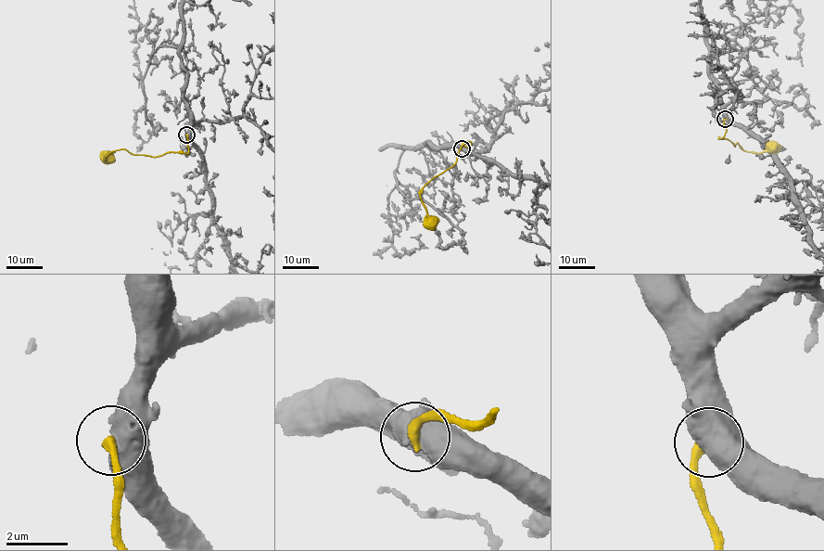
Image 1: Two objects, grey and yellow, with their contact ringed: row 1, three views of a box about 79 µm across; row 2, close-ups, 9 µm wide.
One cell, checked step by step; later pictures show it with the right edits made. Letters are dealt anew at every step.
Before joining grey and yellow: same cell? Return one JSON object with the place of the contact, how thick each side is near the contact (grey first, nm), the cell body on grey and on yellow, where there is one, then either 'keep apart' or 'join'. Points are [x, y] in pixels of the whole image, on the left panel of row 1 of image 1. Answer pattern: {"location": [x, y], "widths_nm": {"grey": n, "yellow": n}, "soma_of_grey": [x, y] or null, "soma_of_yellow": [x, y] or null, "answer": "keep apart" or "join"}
{"location": [186, 134], "widths_nm": {"grey": 600, "yellow": 340}, "soma_of_grey": null, "soma_of_yellow": [107, 157], "answer": "keep apart"}

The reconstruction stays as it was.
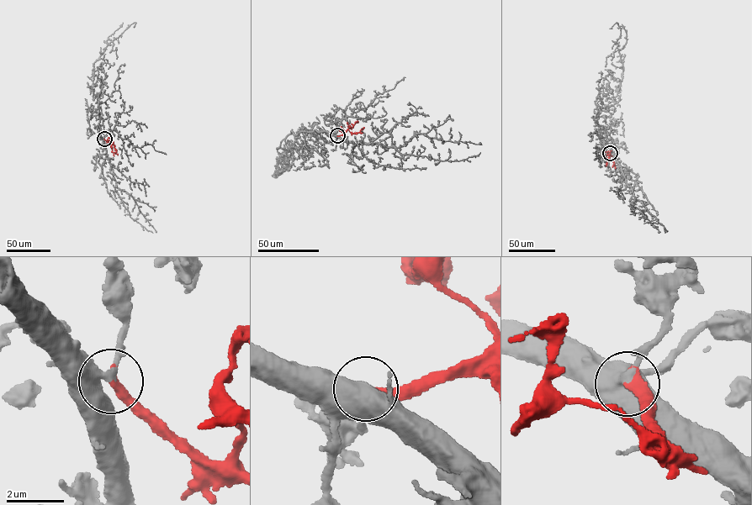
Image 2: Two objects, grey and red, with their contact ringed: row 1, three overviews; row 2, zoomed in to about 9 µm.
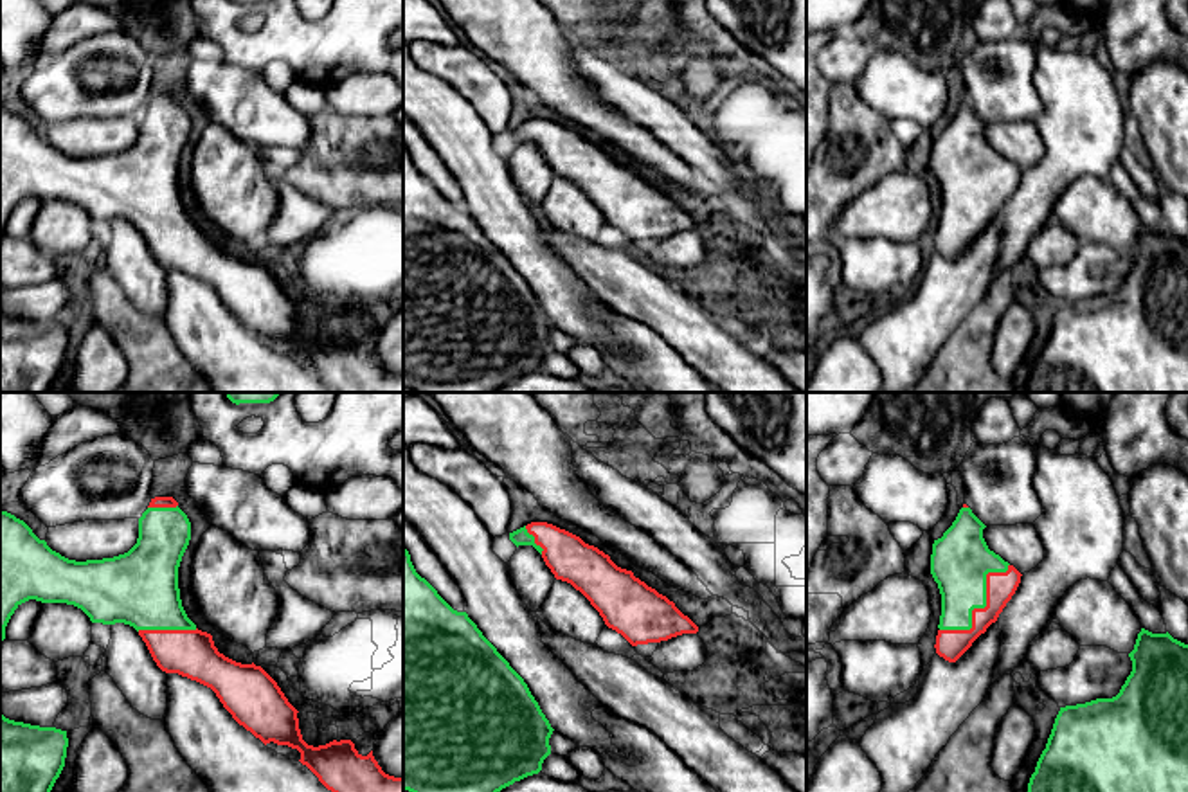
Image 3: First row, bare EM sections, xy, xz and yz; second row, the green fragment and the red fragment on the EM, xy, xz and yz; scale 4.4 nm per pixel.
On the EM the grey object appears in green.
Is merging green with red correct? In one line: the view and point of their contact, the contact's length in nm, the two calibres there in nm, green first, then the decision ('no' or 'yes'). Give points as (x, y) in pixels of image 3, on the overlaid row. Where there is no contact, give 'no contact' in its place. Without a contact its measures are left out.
meets green in yz at (983, 607); contact 440 nm long; 260 nm thick on the green side, 140 nm on the other; yes

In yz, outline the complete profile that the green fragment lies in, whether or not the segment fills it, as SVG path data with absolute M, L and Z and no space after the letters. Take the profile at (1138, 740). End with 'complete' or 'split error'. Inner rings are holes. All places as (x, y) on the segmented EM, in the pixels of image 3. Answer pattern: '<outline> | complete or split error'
M1141 628L1129 657L1132 671L1116 697L1060 707L1028 792L1188 792L1188 644Z | complete

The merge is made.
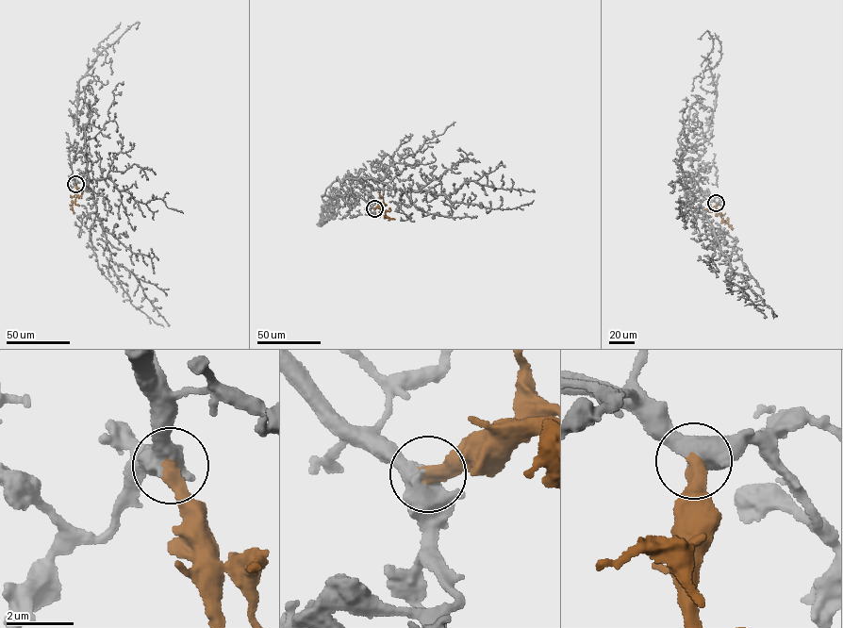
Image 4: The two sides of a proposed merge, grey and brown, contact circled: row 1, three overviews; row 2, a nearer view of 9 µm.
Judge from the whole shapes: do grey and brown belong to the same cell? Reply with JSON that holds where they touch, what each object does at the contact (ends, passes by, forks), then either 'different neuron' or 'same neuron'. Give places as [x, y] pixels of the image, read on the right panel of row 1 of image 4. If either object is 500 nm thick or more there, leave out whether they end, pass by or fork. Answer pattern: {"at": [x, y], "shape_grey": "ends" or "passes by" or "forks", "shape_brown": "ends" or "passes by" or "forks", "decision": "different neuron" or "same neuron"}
{"at": [716, 203], "decision": "same neuron"}

